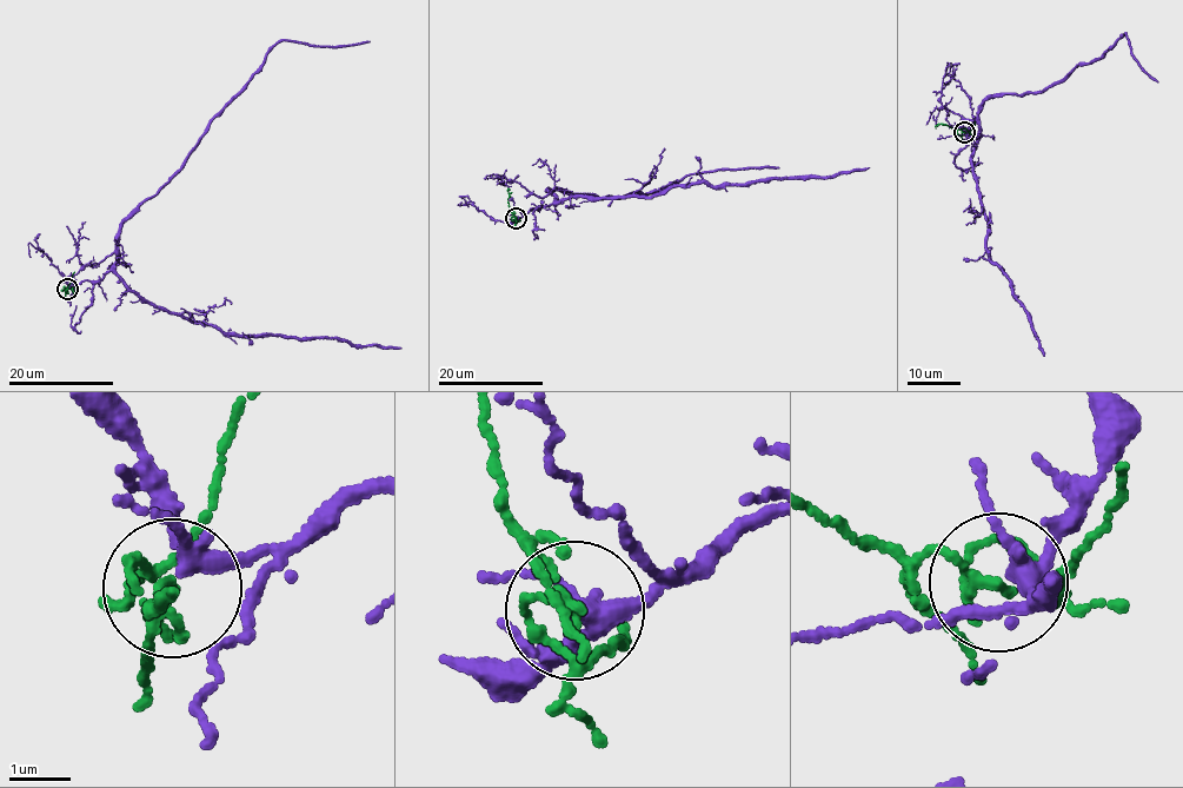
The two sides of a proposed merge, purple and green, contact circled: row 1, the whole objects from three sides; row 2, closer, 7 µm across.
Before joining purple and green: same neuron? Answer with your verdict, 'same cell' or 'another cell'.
same cell

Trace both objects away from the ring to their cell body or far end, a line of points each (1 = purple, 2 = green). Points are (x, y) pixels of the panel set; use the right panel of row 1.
1: (964, 132), (976, 137), (981, 103), (1042, 92), (1078, 65), (1096, 61), (1124, 34), (1158, 81)
2: (964, 132), (941, 124), (935, 126)

